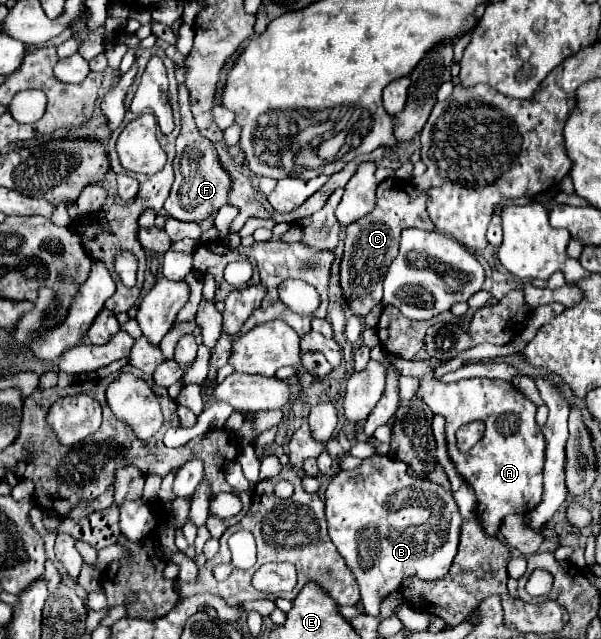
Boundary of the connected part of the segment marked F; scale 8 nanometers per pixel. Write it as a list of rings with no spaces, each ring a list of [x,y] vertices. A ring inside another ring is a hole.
[[[185,82],[179,86],[179,106],[181,106],[183,128],[181,134],[177,136],[177,156],[173,160],[175,182],[167,200],[183,200],[183,222],[201,224],[205,218],[211,218],[221,206],[227,204],[231,194],[231,176],[223,168],[213,142],[207,140],[195,126],[191,102],[189,102],[189,90]]]

